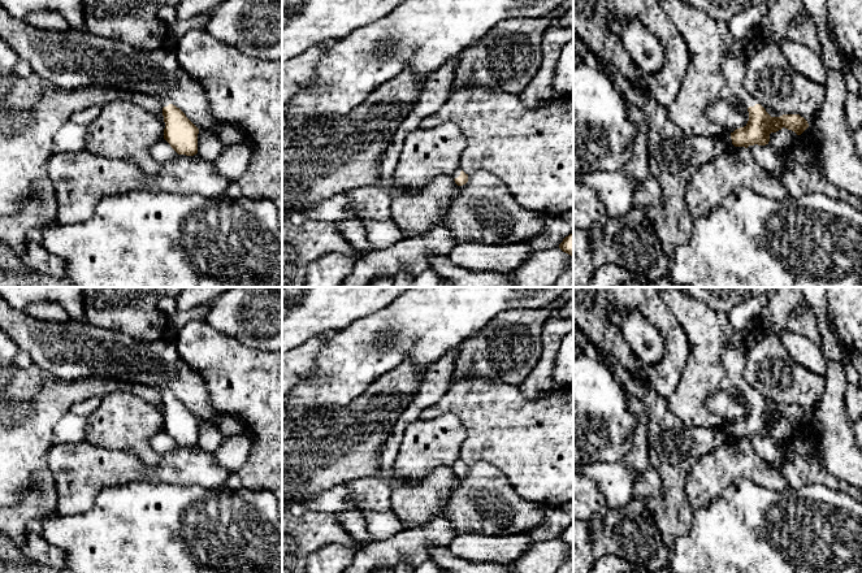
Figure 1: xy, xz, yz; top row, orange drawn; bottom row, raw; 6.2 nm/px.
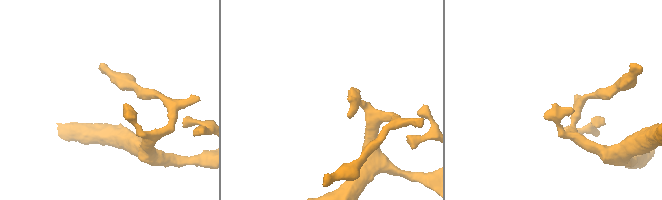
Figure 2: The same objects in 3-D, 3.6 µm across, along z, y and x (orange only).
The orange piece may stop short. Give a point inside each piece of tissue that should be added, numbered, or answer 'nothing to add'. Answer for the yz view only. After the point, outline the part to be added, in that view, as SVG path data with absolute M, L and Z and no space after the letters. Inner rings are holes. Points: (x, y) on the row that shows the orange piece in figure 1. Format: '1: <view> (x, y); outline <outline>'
1: yz (733, 65); outline M768 1L745 8L728 23L733 36L732 43L722 61L722 74L724 75L731 92L737 96L746 108L759 104L744 87L744 77L748 61L746 35L751 26L759 25L762 17L768 12Z

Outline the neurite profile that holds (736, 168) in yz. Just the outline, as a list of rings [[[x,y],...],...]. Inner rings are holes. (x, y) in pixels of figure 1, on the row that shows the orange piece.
[[[732,146],[690,177],[685,195],[690,217],[707,216],[736,188],[749,188],[772,200],[789,195],[781,182],[757,164],[748,148]]]

